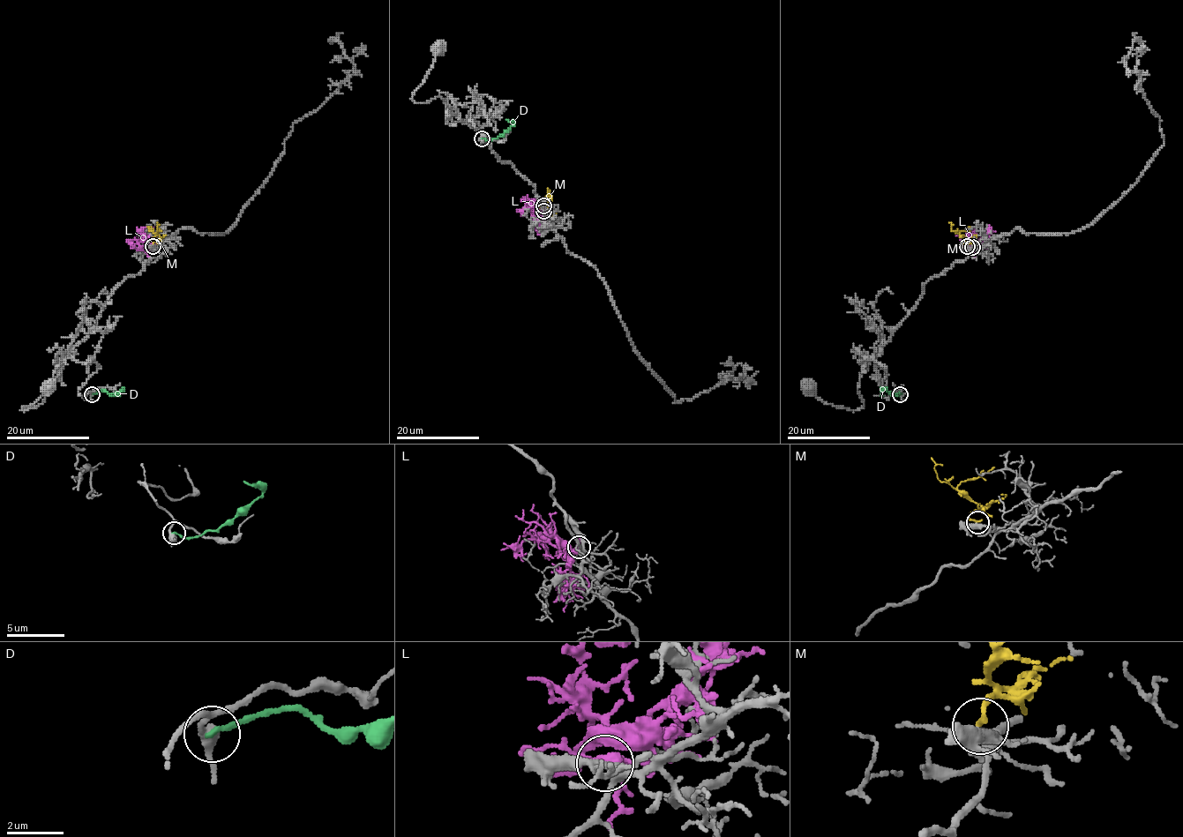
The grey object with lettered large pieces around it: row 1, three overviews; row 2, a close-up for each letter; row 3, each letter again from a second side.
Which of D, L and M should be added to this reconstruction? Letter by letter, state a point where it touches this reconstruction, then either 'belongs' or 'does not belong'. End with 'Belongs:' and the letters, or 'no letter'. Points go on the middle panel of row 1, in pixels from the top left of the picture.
D: meets grey at (482, 138); does not belong
L: meets grey at (543, 211); does not belong
M: meets grey at (543, 205); belongs
Belongs: M

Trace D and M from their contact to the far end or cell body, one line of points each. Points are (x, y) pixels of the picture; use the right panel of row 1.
D: (900, 394), (901, 391), (891, 394), (885, 388), (881, 395)
M: (966, 246), (963, 244), (966, 240), (959, 234), (972, 227)

